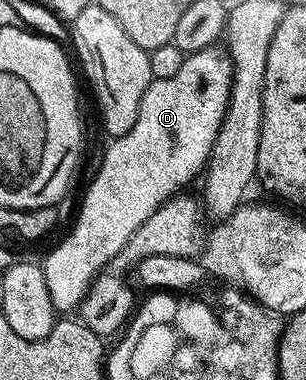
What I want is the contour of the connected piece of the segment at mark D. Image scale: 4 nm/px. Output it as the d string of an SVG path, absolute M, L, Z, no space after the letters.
M211 47L189 53L184 58L181 69L170 75L170 79L155 79L142 95L142 103L138 107L138 119L134 119L134 127L126 131L124 137L117 137L112 146L104 153L100 161L100 170L96 178L88 185L84 193L84 202L80 205L80 214L72 225L72 230L65 235L42 261L46 279L46 288L50 293L50 303L55 312L68 315L79 310L80 304L88 295L88 288L100 276L104 265L115 262L122 247L166 203L181 192L192 180L205 172L208 156L212 153L214 139L218 139L218 131L222 127L222 119L228 110L228 100L232 90L232 59L223 48Z

